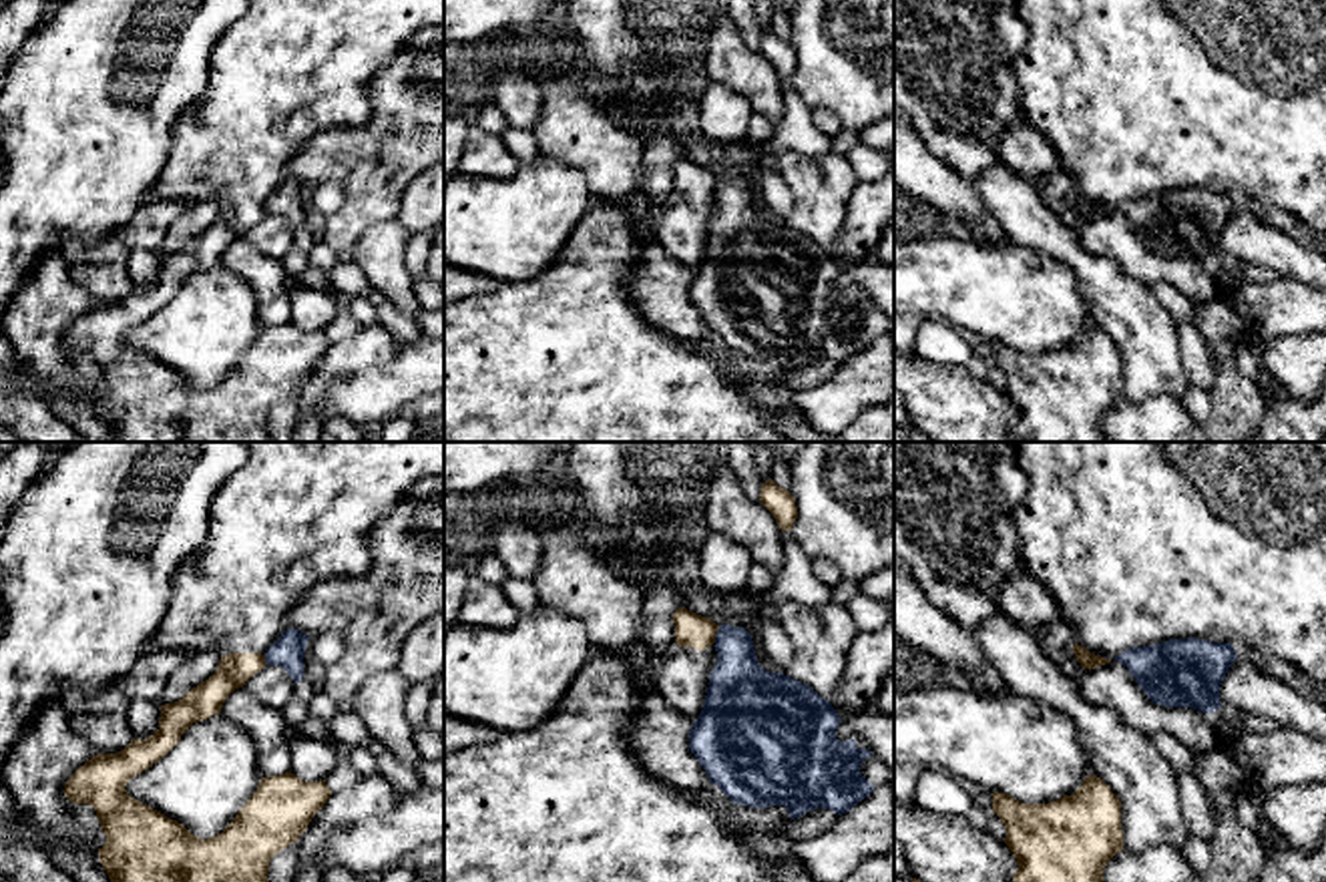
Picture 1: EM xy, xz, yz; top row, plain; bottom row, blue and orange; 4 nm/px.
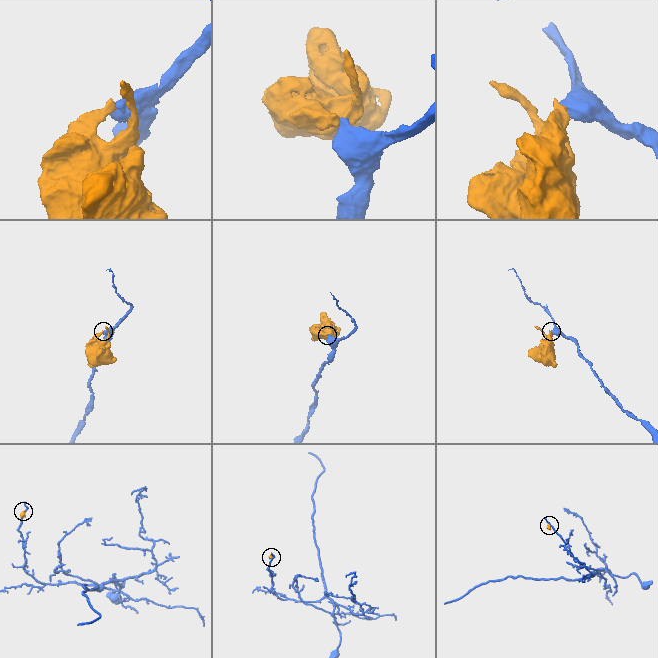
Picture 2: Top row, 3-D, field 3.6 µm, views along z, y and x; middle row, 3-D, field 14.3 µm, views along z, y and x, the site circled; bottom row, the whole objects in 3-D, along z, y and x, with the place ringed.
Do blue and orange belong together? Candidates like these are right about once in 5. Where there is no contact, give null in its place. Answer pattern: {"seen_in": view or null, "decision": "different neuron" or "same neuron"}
{"seen_in": "xz", "decision": "different neuron"}

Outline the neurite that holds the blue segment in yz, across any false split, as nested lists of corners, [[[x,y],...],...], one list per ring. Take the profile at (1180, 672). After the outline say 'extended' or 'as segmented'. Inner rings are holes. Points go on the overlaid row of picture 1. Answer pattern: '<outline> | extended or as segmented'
[[[1195,637],[1131,647],[1115,657],[1153,703],[1209,715],[1222,707],[1220,685],[1236,659],[1232,643]]] | as segmented

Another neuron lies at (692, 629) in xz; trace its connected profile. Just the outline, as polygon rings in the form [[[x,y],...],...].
[[[683,607],[673,613],[673,623],[675,643],[679,647],[693,647],[697,651],[703,651],[715,643],[719,627],[707,617],[695,615]]]

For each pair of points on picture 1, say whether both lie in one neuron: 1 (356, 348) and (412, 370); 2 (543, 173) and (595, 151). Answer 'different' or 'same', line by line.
1: different
2: different

